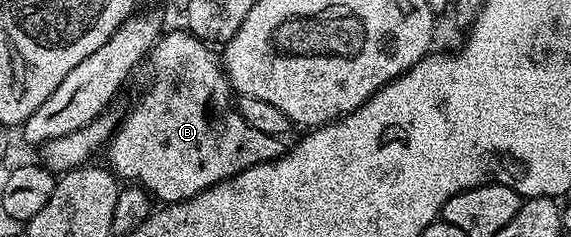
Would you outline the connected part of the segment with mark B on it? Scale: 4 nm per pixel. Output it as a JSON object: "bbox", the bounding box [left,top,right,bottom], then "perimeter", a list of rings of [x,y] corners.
{"bbox":[107,29,287,204],"perimeter":[[[180,29],[162,33],[149,51],[153,83],[107,143],[108,169],[118,179],[140,186],[161,204],[187,200],[255,164],[281,157],[287,149],[281,138],[251,128],[236,112],[221,114],[222,67],[218,59],[209,58],[206,43],[188,29]]]}

